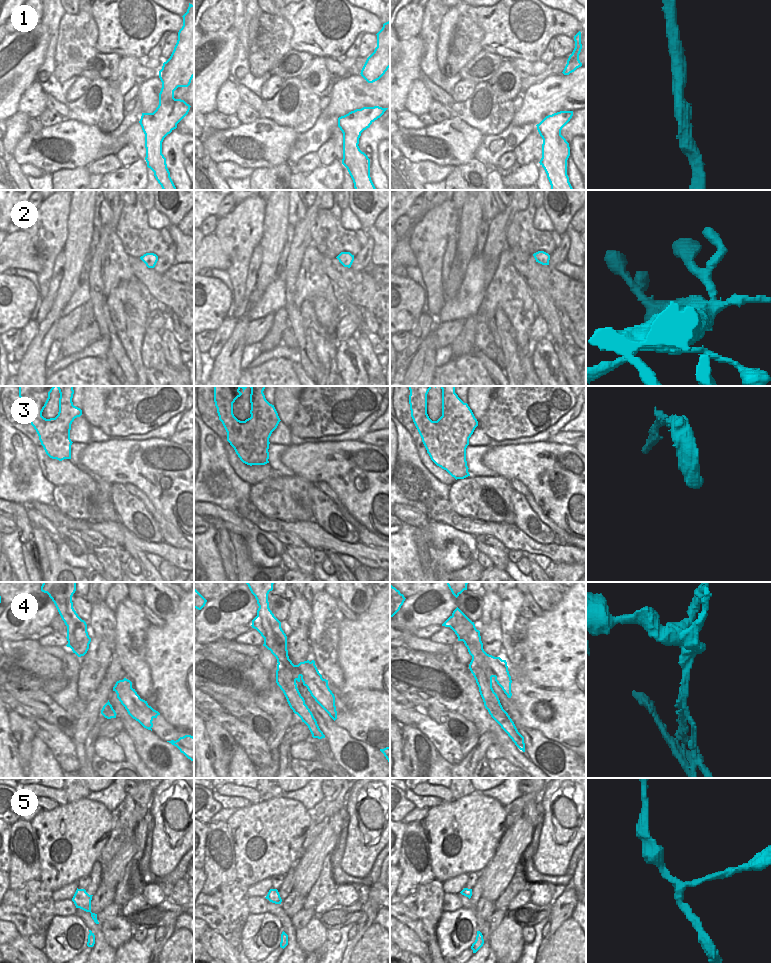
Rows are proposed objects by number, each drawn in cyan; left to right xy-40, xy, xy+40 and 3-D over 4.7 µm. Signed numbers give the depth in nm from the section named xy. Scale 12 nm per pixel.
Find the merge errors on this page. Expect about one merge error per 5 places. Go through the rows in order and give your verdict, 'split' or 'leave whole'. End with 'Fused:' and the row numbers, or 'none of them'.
1: leave whole
2: leave whole
3: leave whole
4: split
5: leave whole
Fused: 4

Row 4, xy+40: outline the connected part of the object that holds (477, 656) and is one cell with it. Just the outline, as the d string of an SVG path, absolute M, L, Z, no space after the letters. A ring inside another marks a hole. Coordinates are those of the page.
M467 641L463 642L467 647L469 654L472 656L473 661L484 669L484 671L488 676L488 679L492 683L492 678L496 676L494 668L489 664L487 660L484 659L482 653L478 651L477 648L472 643L469 643Z

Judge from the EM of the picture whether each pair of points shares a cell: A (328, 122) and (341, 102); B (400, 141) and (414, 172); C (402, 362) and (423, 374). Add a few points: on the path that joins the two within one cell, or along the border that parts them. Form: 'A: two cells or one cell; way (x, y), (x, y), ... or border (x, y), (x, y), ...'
A: two cells; border (321, 115), (337, 118)
B: two cells; border (411, 161), (432, 161), (434, 163)
C: two cells; border (410, 359), (409, 365), (402, 375)

